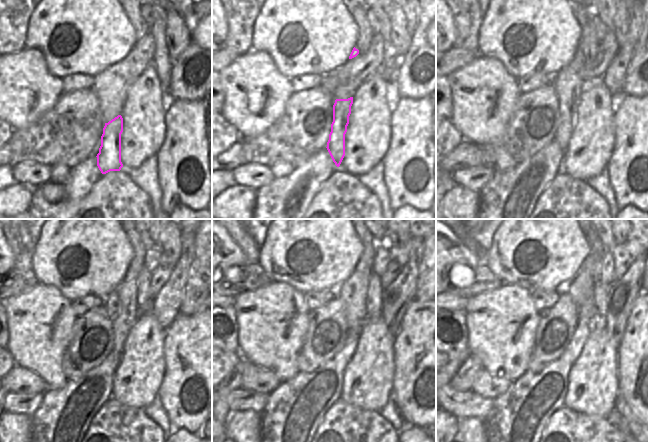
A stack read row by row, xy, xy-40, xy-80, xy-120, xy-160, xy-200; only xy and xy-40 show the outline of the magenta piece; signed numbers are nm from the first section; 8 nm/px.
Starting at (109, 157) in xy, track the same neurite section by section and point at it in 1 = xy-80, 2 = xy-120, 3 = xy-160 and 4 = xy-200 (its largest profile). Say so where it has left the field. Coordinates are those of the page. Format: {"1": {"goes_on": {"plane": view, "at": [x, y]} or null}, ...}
{"1": {"goes_on": {"plane": "xy-80", "at": [567, 81]}}, "2": {"goes_on": {"plane": "xy-120", "at": [121, 305]}}, "3": {"goes_on": {"plane": "xy-160", "at": [353, 292]}}, "4": {"goes_on": {"plane": "xy-200", "at": [581, 285]}}}

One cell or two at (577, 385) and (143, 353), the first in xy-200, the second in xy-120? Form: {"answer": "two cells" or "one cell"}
{"answer": "one cell"}

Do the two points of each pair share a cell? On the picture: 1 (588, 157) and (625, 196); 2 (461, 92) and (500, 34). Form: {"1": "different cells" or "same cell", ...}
{"1": "different cells", "2": "different cells"}

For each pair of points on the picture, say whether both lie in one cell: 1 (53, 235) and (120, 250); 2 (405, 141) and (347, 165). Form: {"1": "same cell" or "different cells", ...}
{"1": "same cell", "2": "different cells"}

